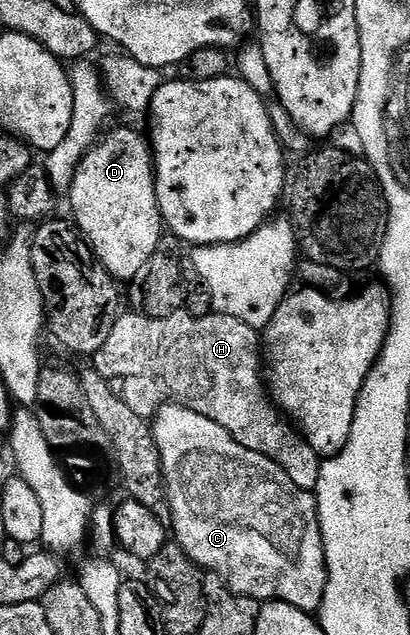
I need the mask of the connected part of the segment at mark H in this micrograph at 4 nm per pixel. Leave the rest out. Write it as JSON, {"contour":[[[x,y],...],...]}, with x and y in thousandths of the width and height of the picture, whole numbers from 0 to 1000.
{"contour":[[[354,491],[334,493],[290,493],[288,504],[278,509],[273,523],[263,523],[263,535],[254,535],[254,548],[244,548],[244,554],[234,554],[224,561],[227,581],[241,583],[254,594],[271,598],[298,595],[293,624],[312,636],[312,643],[322,643],[322,649],[332,649],[344,658],[366,661],[378,657],[380,649],[393,646],[398,639],[417,636],[427,639],[456,639],[468,649],[488,649],[488,655],[507,655],[507,661],[527,661],[527,668],[537,668],[537,674],[546,674],[563,683],[588,707],[615,707],[620,712],[639,713],[656,724],[671,726],[712,753],[715,761],[724,767],[759,775],[773,773],[788,723],[749,699],[746,691],[737,688],[734,682],[690,657],[668,628],[661,627],[651,603],[644,600],[644,570],[634,562],[634,526],[622,515],[595,510],[595,504],[576,504],[566,498],[529,491],[515,491],[485,501],[461,491],[412,494],[398,501],[371,501]]]}

